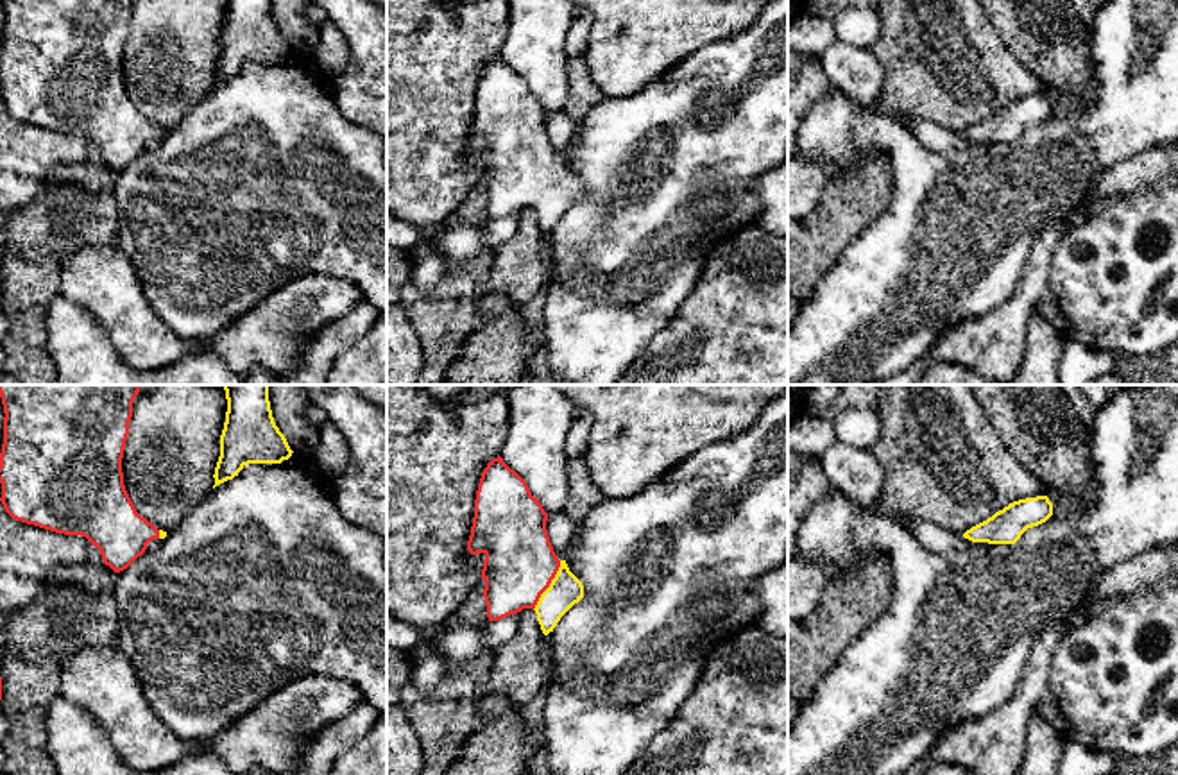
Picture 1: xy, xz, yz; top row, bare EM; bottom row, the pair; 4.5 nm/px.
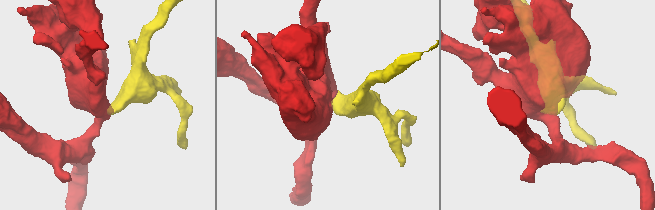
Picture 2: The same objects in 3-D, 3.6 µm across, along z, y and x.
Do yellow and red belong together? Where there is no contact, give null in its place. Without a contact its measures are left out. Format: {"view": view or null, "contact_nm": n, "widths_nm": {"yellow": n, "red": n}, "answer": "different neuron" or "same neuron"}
{"view": "xz", "contact_nm": 260, "widths_nm": {"yellow": 150, "red": 320}, "answer": "same neuron"}

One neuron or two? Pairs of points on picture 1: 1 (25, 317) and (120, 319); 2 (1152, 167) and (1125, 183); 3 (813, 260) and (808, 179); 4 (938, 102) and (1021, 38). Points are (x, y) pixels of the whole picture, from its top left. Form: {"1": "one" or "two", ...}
{"1": "two", "2": "one", "3": "two", "4": "two"}

